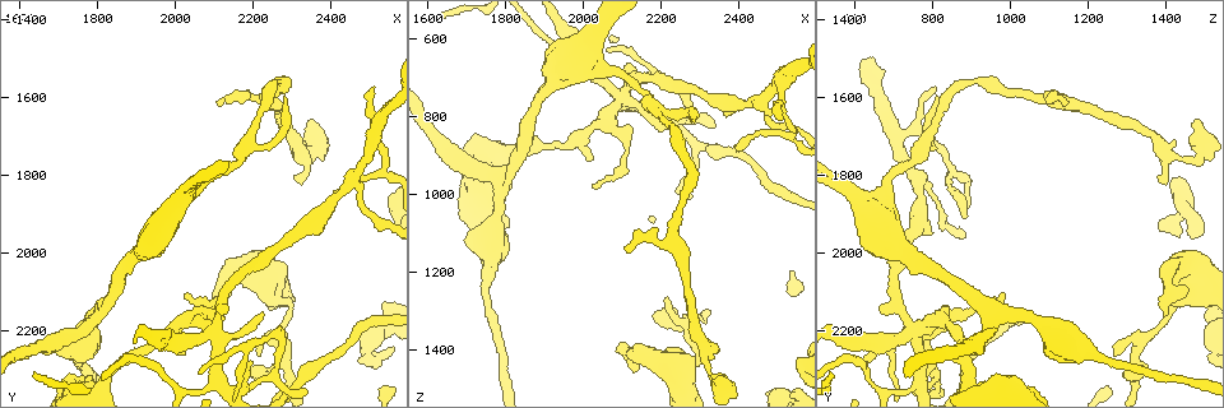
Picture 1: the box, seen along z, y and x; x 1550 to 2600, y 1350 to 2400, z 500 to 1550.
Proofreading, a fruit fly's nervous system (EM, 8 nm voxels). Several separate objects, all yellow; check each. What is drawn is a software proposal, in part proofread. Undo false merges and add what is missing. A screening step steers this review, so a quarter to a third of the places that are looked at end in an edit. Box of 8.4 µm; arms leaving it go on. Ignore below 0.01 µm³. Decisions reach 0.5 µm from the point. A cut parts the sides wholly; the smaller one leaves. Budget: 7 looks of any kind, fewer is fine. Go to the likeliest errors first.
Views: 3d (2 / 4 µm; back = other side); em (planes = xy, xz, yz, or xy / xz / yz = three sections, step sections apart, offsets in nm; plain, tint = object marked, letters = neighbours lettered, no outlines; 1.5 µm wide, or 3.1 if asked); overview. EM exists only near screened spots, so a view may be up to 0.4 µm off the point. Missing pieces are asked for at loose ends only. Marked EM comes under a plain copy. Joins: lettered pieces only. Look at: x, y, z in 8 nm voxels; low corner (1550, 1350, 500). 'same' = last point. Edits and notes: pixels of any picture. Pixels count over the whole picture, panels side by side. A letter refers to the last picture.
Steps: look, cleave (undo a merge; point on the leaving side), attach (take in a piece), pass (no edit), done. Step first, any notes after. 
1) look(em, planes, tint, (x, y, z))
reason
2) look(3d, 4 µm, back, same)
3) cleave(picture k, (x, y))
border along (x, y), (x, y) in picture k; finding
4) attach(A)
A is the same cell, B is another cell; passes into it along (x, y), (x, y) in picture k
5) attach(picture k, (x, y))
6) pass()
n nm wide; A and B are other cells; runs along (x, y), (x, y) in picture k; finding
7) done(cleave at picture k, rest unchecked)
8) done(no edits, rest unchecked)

look(em, planes, letters, (2285, 1595, 820))

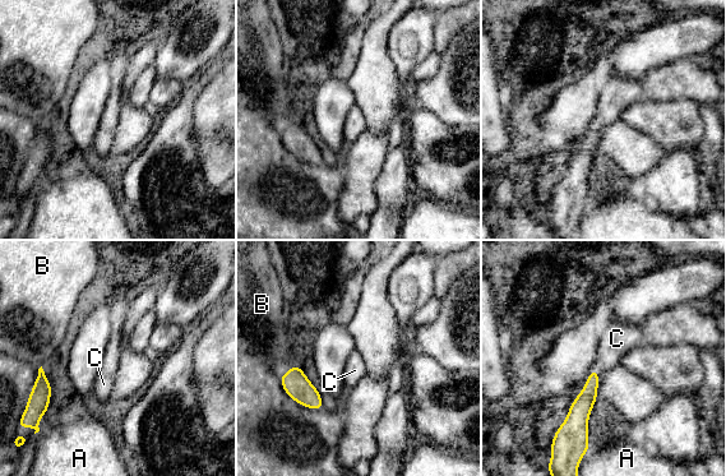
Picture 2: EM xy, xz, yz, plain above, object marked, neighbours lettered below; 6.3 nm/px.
attach(C)
C is the same cell, A and B are other cells; passes into it along (581, 409), (597, 374), (615, 340) in picture 2; the neuron continues

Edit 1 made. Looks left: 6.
look(em, yz, step 8, letters, (2110, 1610, 1130))

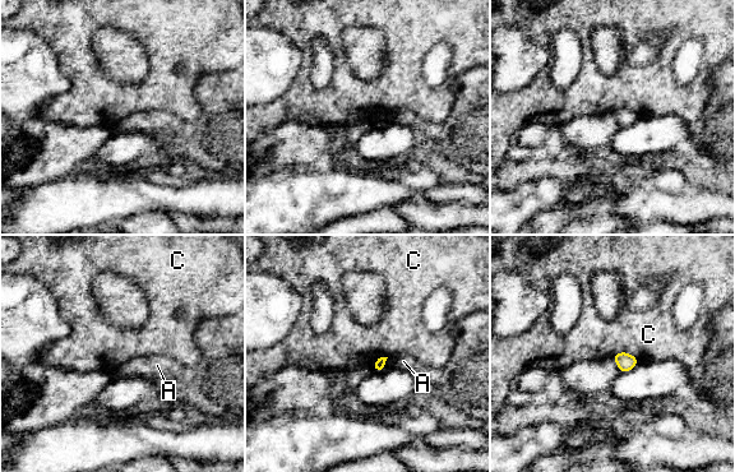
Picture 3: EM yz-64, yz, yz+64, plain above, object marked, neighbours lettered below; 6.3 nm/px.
look(em, planes, letters, same)

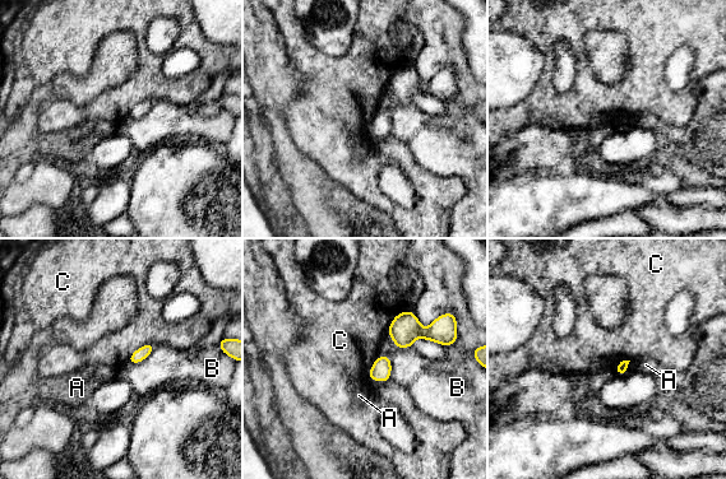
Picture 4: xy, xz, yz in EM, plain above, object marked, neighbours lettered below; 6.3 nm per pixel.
pass()
A, B and C are other cells; border along (378, 357), (368, 375), (385, 382) in picture 4; none of them fits

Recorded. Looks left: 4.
done(attach at picture 2, rest unchecked)

